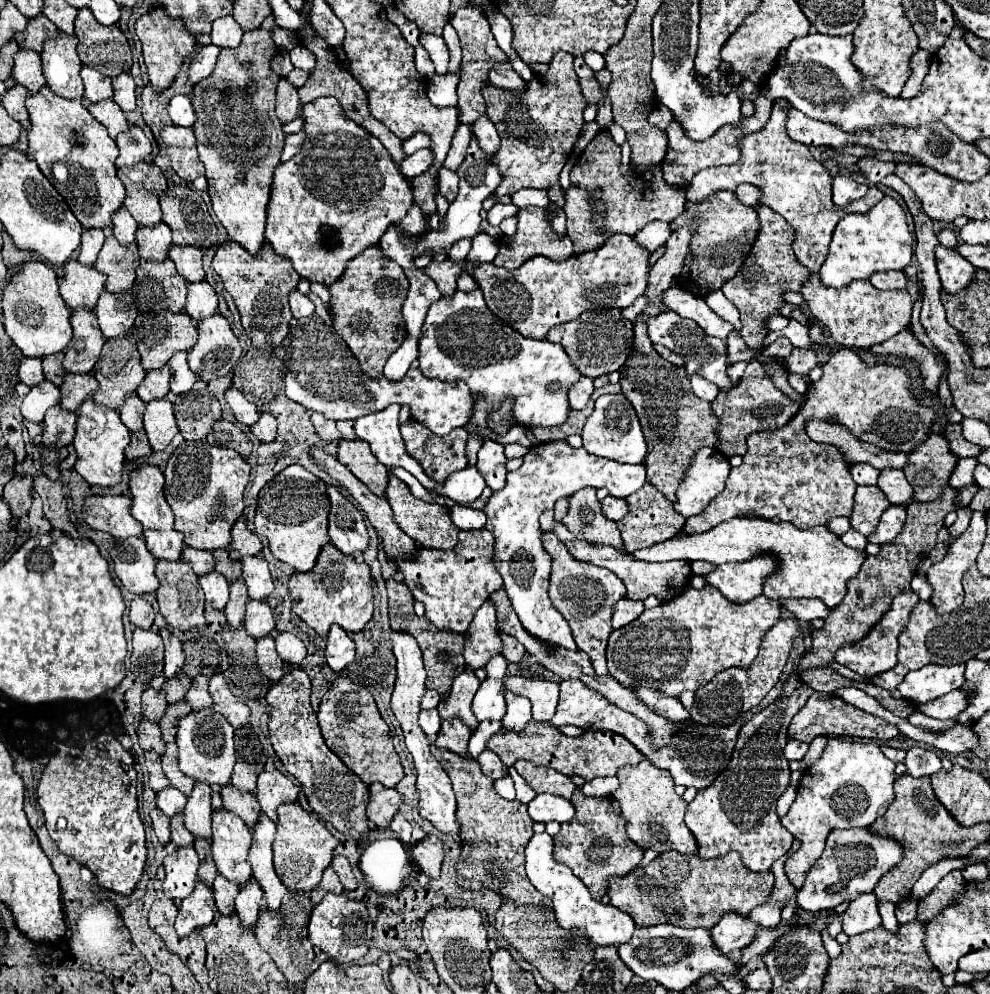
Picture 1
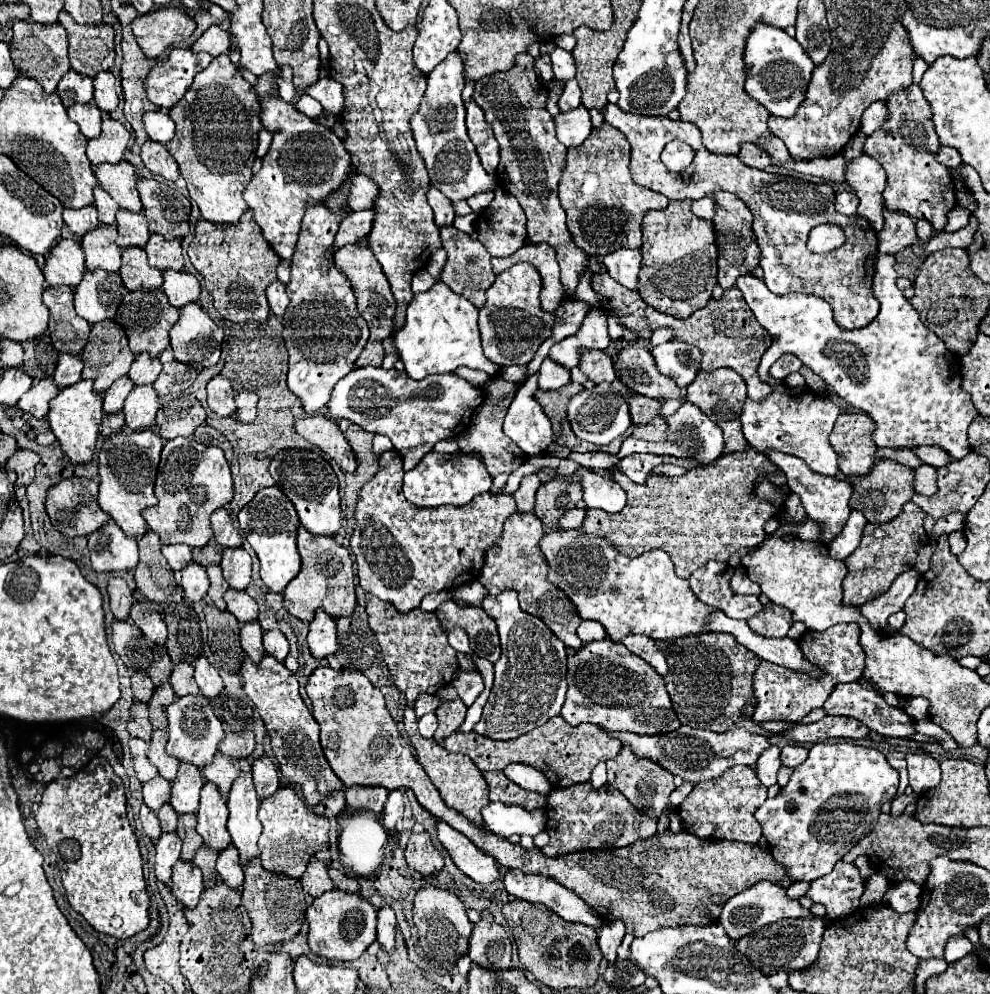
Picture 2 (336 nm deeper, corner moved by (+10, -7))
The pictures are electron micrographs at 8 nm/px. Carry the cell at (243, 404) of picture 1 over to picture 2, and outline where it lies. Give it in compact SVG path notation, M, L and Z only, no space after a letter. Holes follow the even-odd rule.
M215 375L207 383L207 405L221 417L235 413L235 399L229 379L225 379L223 375Z

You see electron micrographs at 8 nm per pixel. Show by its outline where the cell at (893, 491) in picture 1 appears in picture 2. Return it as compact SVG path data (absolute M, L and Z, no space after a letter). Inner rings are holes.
M865 413L839 415L829 435L829 443L837 453L839 469L849 475L865 475L875 463L877 445L871 441L873 421Z

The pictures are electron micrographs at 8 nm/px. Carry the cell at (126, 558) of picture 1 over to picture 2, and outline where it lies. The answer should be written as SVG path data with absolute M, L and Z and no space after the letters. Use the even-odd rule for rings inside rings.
M113 519L91 533L89 551L95 571L115 573L137 565L137 539L127 537Z

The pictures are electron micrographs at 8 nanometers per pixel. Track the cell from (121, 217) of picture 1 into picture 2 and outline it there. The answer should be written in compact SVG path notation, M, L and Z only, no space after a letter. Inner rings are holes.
M97 185L93 193L95 193L95 203L93 205L99 211L99 223L115 225L115 215L119 211L119 205L113 201L113 197L101 185Z

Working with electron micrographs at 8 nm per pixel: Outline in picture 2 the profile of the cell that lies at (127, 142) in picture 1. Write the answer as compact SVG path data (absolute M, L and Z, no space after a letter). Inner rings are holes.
M103 113L103 127L101 135L95 139L89 139L87 145L87 157L93 165L101 163L119 163L123 159L123 153L129 145L129 131L115 119L111 119L107 113Z

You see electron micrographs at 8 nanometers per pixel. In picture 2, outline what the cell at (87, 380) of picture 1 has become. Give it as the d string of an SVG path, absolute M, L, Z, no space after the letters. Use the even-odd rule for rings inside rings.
M61 353L55 373L53 373L57 387L69 387L69 385L77 383L81 379L81 369L83 369L83 361L79 355Z

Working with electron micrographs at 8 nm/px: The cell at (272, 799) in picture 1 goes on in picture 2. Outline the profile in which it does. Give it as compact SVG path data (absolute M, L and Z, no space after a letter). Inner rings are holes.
M259 757L253 763L253 783L259 799L271 797L279 789L279 775L269 757Z

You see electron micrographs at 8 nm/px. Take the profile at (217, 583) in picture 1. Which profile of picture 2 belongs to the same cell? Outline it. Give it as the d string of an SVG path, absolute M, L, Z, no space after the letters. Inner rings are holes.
M189 563L189 567L181 571L181 587L189 601L201 601L209 589L209 577L205 573L205 567Z

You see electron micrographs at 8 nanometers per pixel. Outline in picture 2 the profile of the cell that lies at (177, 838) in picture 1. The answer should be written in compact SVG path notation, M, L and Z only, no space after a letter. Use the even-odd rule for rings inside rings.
M165 803L159 811L157 817L161 821L161 829L163 831L175 831L177 829L177 813L173 811L173 807L169 803Z

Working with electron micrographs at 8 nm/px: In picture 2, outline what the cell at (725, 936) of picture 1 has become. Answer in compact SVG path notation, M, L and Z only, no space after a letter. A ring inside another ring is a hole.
M761 881L741 893L737 893L733 899L729 899L719 915L719 923L725 927L727 935L737 941L741 939L741 935L747 935L763 925L769 925L773 921L779 921L779 919L799 919L799 917L807 917L809 911L805 911L797 899L789 899L787 897L787 889L777 885L777 883L771 883L771 881Z

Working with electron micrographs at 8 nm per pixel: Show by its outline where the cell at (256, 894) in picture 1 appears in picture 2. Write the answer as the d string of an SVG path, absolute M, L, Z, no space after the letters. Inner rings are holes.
M231 845L225 851L219 853L217 873L233 889L239 889L243 885L243 867L241 867L241 861L239 861L239 853Z

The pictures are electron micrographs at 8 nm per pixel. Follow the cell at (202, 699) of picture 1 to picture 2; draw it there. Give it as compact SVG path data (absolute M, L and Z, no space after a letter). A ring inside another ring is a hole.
M177 663L177 665L173 665L169 683L173 685L173 691L179 697L189 695L189 693L199 693L199 687L197 687L197 683L193 679L193 667L189 663Z

